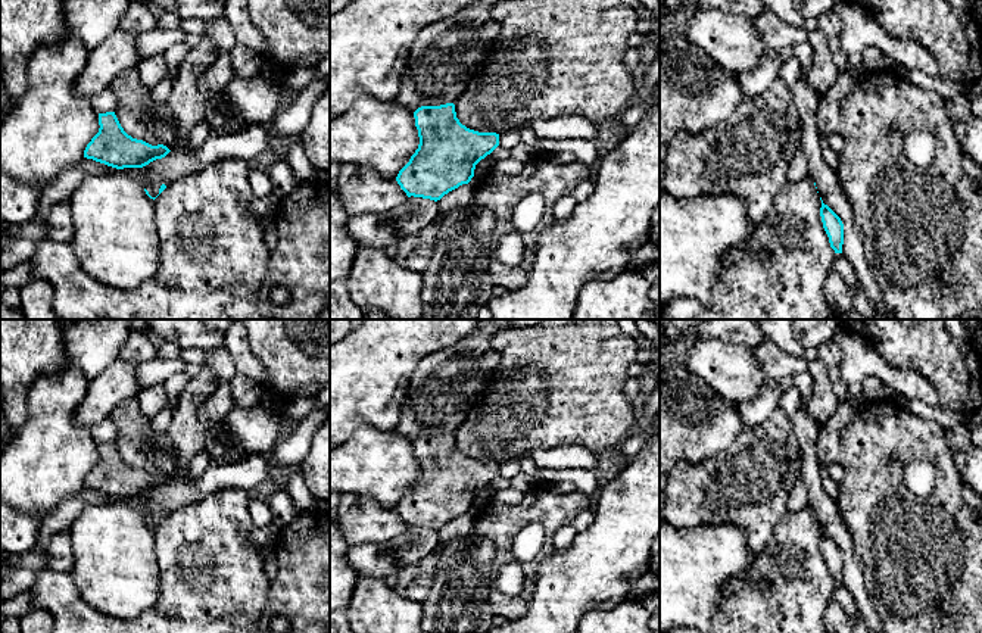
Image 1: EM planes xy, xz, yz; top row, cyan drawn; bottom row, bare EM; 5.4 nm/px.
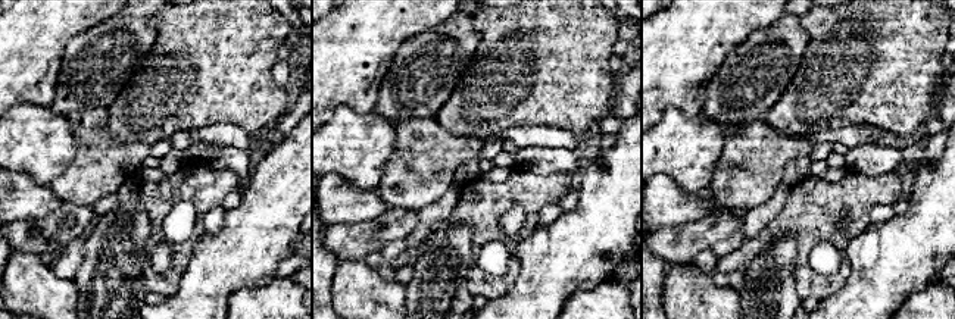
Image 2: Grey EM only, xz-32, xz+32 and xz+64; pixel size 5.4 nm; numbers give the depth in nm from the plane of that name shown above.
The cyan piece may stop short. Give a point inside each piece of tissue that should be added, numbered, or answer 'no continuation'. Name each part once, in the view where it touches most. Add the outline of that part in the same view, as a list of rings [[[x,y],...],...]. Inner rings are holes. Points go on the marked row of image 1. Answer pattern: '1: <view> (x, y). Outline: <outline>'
no continuation

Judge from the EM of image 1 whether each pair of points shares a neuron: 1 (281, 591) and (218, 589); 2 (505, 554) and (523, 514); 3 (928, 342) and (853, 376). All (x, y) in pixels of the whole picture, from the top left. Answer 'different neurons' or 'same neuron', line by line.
1: different neurons
2: same neuron
3: different neurons

